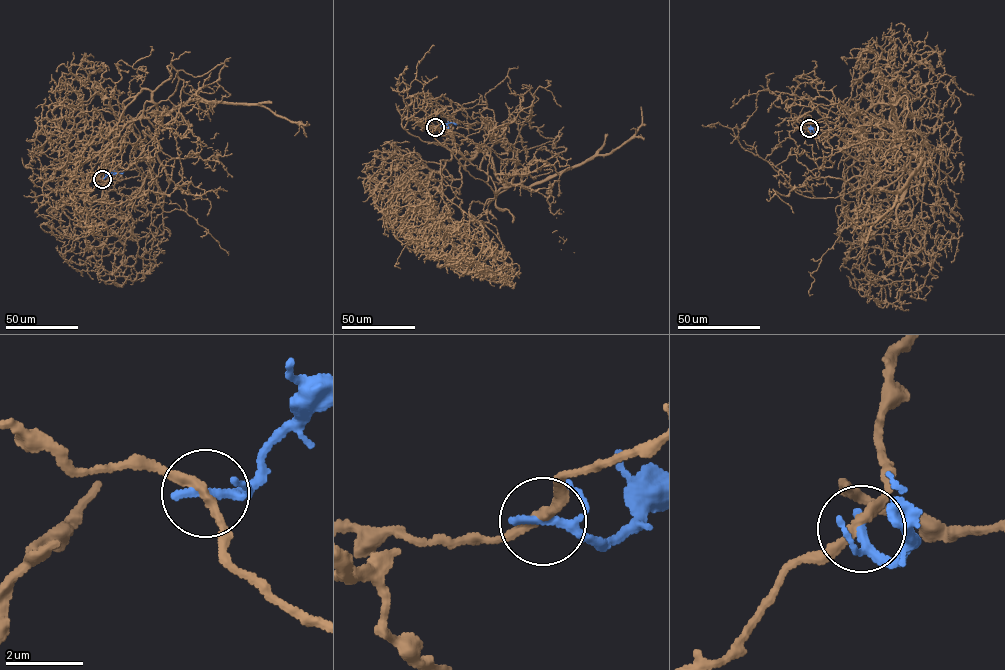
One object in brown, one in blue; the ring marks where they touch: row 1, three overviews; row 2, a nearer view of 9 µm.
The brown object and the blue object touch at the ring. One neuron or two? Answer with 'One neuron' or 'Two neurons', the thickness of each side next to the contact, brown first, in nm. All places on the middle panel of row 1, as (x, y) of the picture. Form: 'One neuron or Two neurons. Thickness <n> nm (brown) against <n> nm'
Two neurons. Thickness 240 nm (brown) against 200 nm

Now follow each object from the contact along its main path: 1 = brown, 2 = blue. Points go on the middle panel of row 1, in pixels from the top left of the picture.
1: (435, 127), (416, 118), (487, 147), (494, 198), (480, 164), (512, 152), (452, 262), (478, 259)
2: (435, 127), (456, 124)

